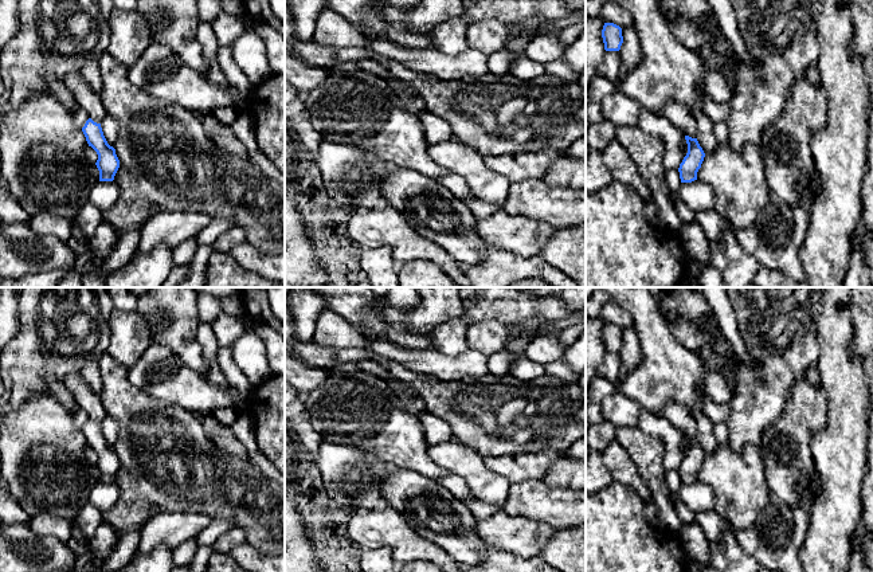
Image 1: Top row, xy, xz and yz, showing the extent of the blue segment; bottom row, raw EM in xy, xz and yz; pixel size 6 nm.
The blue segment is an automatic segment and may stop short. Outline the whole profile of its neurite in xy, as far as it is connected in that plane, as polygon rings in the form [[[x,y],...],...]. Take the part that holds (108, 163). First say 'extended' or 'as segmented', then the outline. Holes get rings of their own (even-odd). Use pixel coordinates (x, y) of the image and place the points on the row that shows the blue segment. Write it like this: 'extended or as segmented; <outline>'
extended; [[[89,118],[82,132],[89,146],[98,154],[95,165],[99,171],[99,181],[93,185],[89,201],[101,211],[106,211],[120,196],[120,188],[114,181],[114,176],[120,168],[120,160],[116,154],[116,149],[107,144],[101,124]]]

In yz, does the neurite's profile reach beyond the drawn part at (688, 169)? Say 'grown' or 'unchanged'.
grown

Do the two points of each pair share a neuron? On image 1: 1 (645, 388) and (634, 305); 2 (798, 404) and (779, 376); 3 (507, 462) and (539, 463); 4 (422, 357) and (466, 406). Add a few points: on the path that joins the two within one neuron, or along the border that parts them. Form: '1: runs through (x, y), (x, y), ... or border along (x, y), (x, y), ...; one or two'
1: runs through (652, 368), (652, 330), (649, 325); one
2: border along (794, 377), (785, 408), (776, 419); two
3: runs through (515, 463), (531, 463); one
4: border along (414, 372), (430, 373), (442, 380), (474, 377); two

